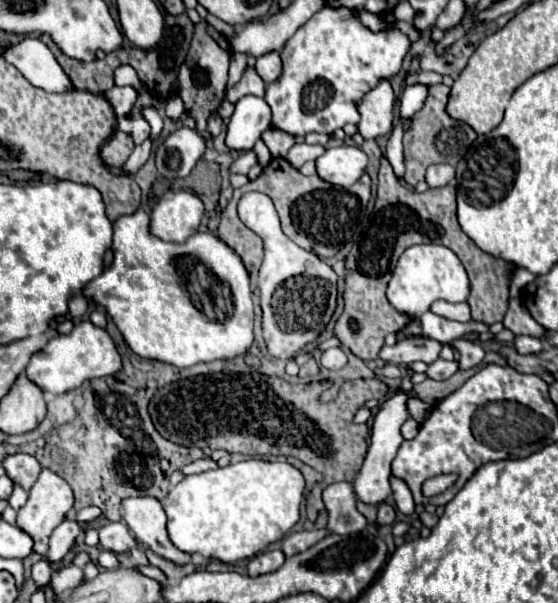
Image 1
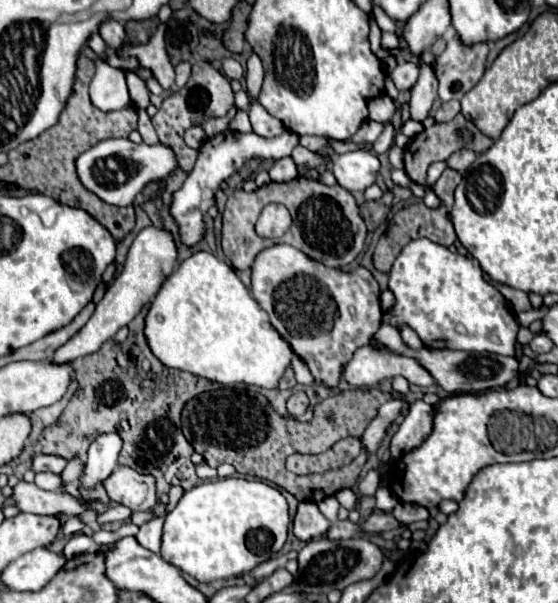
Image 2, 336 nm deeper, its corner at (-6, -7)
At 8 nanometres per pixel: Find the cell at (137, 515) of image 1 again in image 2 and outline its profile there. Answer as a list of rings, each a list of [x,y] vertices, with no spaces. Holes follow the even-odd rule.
[[[118,467],[106,481],[104,487],[114,503],[130,509],[150,511],[156,507],[156,485],[150,475],[140,475],[130,467]]]

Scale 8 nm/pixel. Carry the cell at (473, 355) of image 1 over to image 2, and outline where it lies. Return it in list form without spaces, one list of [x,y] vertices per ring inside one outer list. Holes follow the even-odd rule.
[[[370,343],[356,349],[354,357],[344,367],[344,381],[354,387],[374,387],[382,379],[394,379],[396,375],[406,377],[418,387],[436,385],[436,379],[420,365],[418,359],[394,353],[384,345]]]

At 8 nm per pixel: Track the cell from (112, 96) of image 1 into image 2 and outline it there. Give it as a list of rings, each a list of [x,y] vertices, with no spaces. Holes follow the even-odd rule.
[[[126,73],[126,81],[128,81],[128,91],[130,91],[130,97],[134,101],[134,105],[138,109],[146,109],[150,105],[150,93],[146,89],[146,83],[136,75],[136,73]]]

